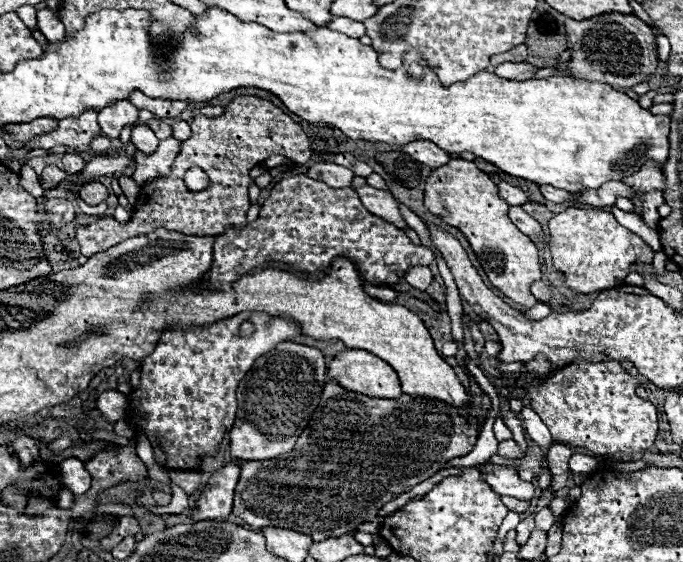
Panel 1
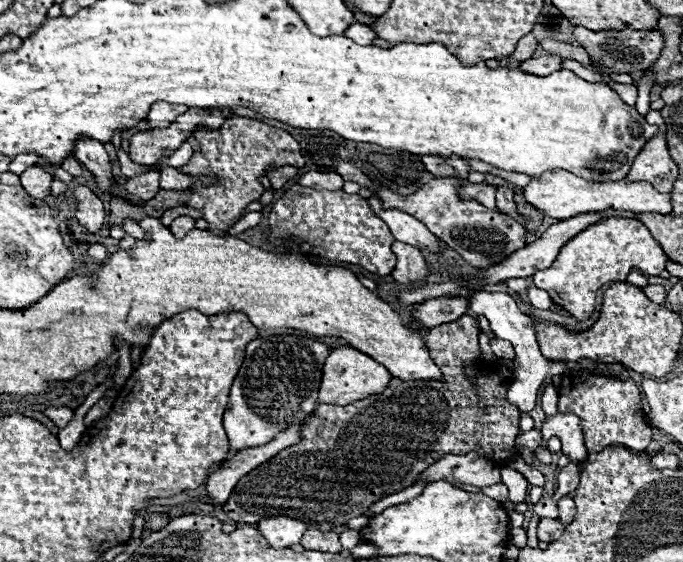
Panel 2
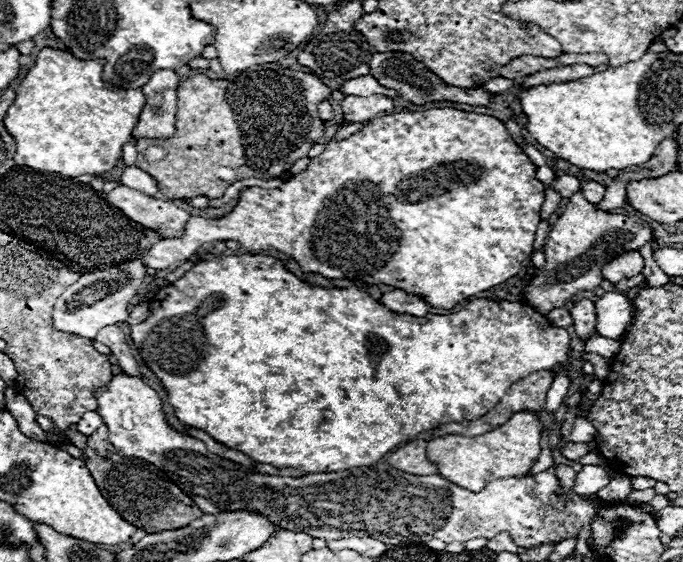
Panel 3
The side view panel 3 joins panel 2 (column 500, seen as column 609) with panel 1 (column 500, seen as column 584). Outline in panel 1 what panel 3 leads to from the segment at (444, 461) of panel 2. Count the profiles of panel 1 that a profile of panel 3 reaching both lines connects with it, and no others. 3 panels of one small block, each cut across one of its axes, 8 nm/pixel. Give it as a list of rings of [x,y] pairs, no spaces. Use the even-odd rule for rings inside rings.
[[[488,460],[486,464],[478,464],[476,468],[480,470],[482,480],[490,484],[490,488],[500,496],[514,496],[520,500],[530,500],[534,496],[534,484],[520,480],[518,472],[510,472],[510,468],[506,466],[498,466]]]

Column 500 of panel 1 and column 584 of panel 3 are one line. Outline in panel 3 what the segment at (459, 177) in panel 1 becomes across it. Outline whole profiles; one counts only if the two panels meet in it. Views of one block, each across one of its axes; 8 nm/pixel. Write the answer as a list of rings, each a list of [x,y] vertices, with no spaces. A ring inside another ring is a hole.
[[[578,190],[568,200],[566,210],[548,234],[548,242],[544,244],[546,264],[542,268],[534,268],[528,286],[522,290],[524,302],[544,316],[554,308],[566,306],[566,302],[570,302],[578,292],[588,292],[602,284],[602,266],[606,262],[610,262],[618,254],[642,248],[650,242],[650,238],[652,232],[648,222],[636,216],[594,210],[594,206]]]

